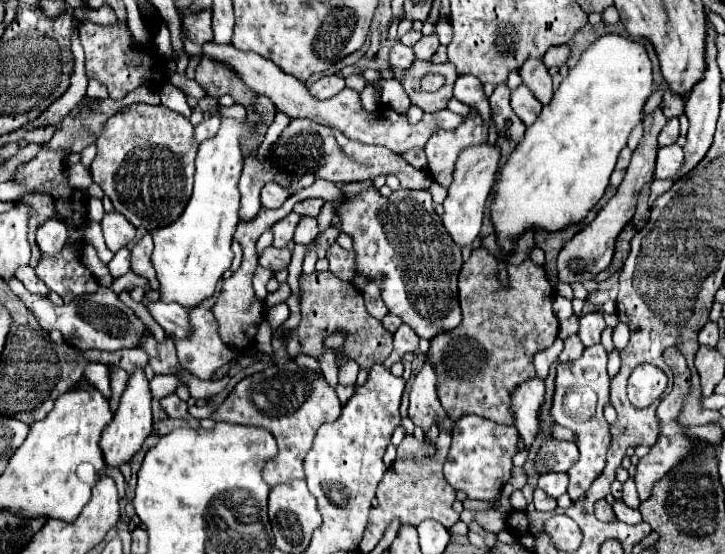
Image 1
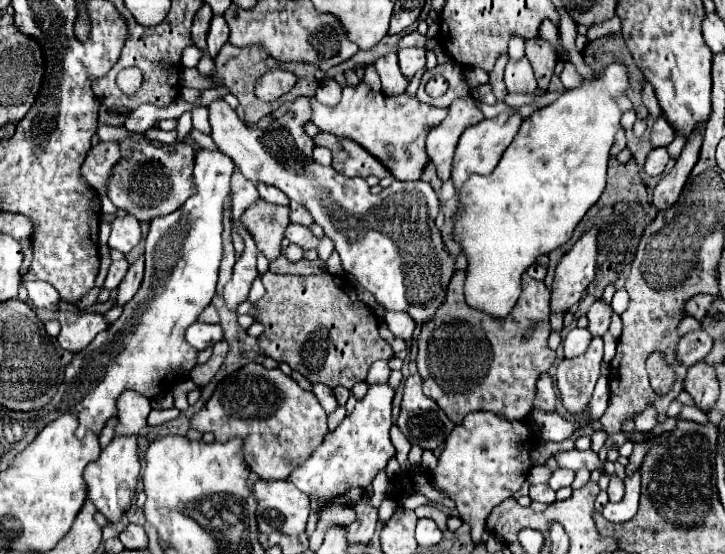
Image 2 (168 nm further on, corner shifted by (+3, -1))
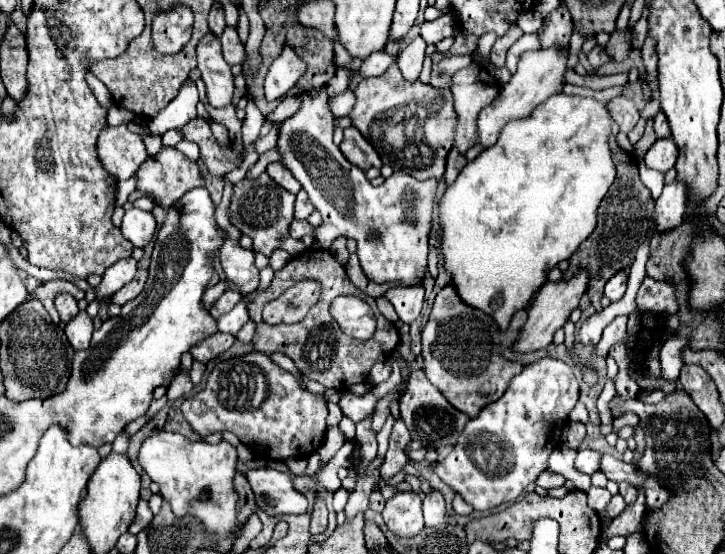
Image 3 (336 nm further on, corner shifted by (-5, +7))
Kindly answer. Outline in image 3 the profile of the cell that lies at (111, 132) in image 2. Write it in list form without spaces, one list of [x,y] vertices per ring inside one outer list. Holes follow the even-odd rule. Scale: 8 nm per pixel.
[[[88,72],[85,78],[99,104],[108,110],[113,105],[109,90],[91,72]]]

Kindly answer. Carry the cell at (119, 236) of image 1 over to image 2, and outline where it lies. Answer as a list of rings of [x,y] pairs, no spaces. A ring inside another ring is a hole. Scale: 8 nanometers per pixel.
[[[132,216],[112,220],[112,232],[108,238],[108,246],[128,254],[140,240],[140,222]]]

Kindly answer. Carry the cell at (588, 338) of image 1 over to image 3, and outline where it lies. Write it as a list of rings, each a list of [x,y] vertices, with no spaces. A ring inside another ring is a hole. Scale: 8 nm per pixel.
[[[624,270],[616,272],[608,282],[606,282],[606,288],[604,288],[604,296],[608,296],[612,302],[614,300],[620,300],[626,292],[626,280],[628,280],[628,274]]]

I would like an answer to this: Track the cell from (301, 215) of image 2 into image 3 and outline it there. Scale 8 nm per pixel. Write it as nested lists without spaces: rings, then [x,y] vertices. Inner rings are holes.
[[[300,190],[296,194],[296,208],[294,208],[294,218],[296,220],[306,220],[310,214],[314,212],[312,208],[312,202],[308,200],[308,194],[304,190]]]

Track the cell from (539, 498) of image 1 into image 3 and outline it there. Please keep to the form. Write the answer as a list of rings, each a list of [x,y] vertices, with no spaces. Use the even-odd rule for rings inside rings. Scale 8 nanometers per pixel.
[[[542,472],[536,480],[536,486],[542,486],[542,488],[558,488],[558,486],[564,486],[566,478],[562,474],[556,474],[556,472]]]

